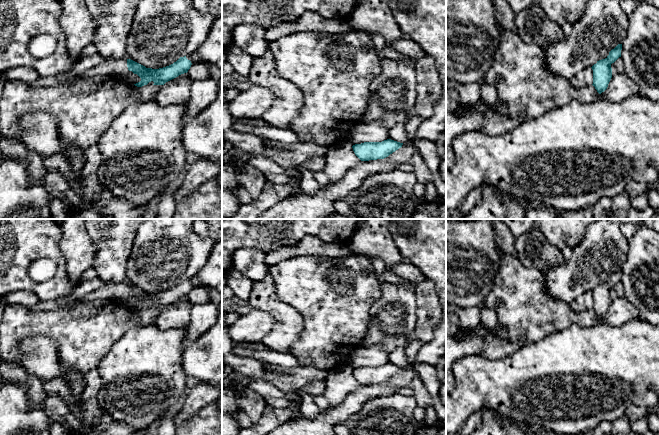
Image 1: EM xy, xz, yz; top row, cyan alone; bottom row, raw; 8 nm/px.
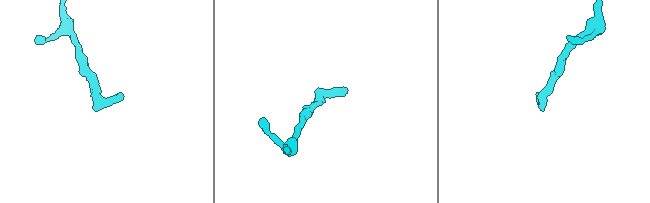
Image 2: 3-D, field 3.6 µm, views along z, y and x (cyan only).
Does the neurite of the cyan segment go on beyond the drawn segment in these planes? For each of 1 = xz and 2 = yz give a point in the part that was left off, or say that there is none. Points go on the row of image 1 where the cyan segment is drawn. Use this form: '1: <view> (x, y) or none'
1: none
2: none

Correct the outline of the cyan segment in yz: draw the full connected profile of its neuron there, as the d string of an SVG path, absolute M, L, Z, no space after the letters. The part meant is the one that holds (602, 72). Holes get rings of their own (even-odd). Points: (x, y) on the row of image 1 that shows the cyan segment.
M618 44L609 52L609 55L597 61L591 68L593 70L593 86L599 94L604 92L612 78L611 64L621 57L622 44Z

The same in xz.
M387 139L382 142L364 142L352 146L361 161L384 159L401 148L403 143Z

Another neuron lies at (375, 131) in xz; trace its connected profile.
M379 121L363 122L353 128L348 141L352 144L382 142L389 139L389 128Z

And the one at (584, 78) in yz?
M591 67L581 70L570 80L570 85L576 88L588 87L592 84L593 70Z

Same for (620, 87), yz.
M623 72L612 75L607 89L599 94L599 98L611 102L622 102L634 95L639 95L638 86Z

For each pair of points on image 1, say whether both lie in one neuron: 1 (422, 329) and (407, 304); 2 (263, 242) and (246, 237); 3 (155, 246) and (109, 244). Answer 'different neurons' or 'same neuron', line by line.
1: different neurons
2: same neuron
3: different neurons

